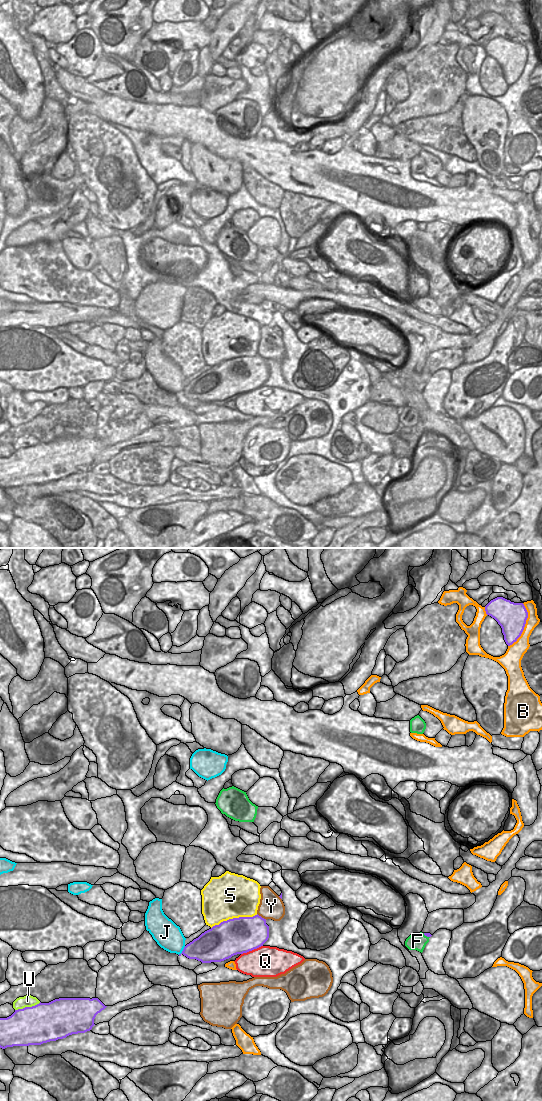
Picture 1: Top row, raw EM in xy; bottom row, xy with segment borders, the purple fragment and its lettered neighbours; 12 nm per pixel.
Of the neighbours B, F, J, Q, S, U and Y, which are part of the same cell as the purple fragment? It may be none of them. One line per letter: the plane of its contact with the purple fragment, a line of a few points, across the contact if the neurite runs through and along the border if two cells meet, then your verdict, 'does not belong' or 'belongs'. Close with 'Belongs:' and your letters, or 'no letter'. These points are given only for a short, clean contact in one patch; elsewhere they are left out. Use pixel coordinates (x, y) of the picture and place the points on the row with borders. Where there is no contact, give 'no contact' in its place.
B: contact in xy; does not belong
F: contact in xy; line xy (423, 933), (429, 937); does not belong
J: contact in xy; line xy (185, 946), (178, 954); does not belong
Q: contact in xy; does not belong
S: contact in xy; does not belong
U: contact in xy; does not belong
Y: contact in xy; does not belong
Belongs: no letter

